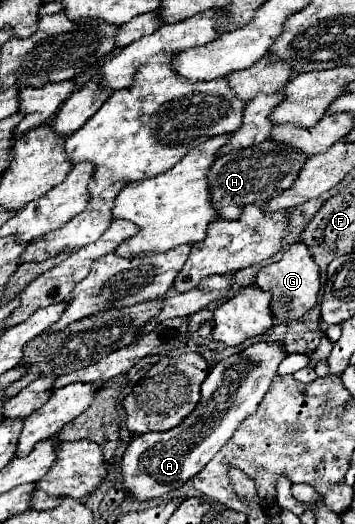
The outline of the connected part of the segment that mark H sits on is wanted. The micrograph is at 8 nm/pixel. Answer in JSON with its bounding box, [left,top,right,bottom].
[208,139,306,219]

